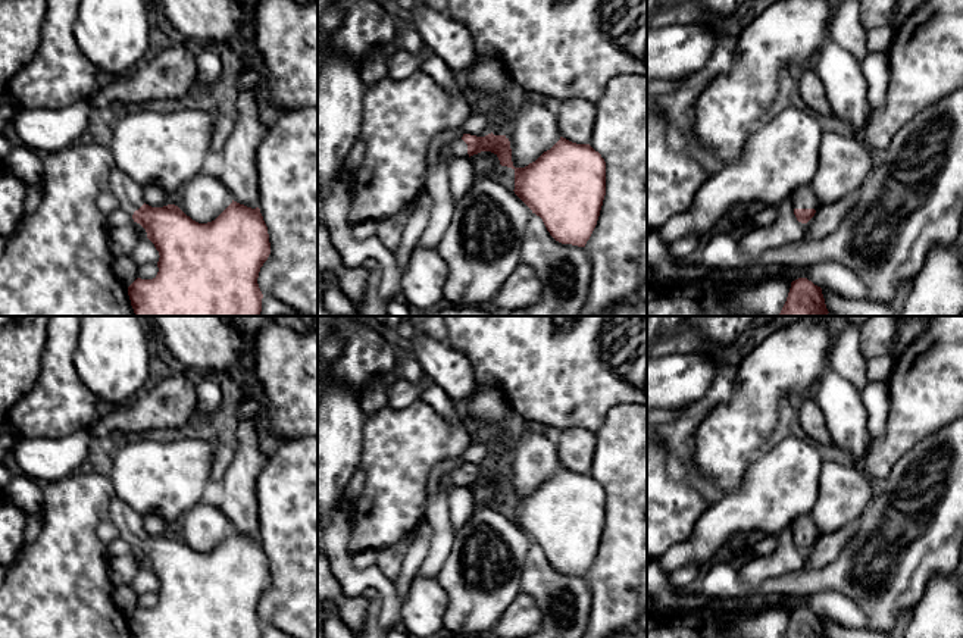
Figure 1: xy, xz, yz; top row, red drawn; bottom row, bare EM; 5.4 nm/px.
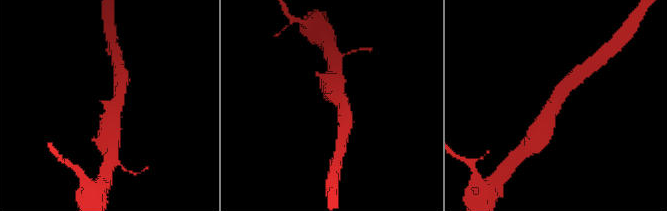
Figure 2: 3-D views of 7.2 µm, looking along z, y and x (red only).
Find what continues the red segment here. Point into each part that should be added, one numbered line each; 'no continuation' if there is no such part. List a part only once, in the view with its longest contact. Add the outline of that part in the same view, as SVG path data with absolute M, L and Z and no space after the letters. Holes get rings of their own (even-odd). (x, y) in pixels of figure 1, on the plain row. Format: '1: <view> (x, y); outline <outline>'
1: xz (459, 478); outline M460 465L457 469L453 470L453 487L469 487L468 484L468 473L462 469L463 465Z

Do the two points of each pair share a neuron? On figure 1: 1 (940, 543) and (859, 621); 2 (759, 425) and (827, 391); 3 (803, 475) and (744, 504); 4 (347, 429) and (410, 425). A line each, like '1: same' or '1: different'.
1: different
2: different
3: same
4: different

